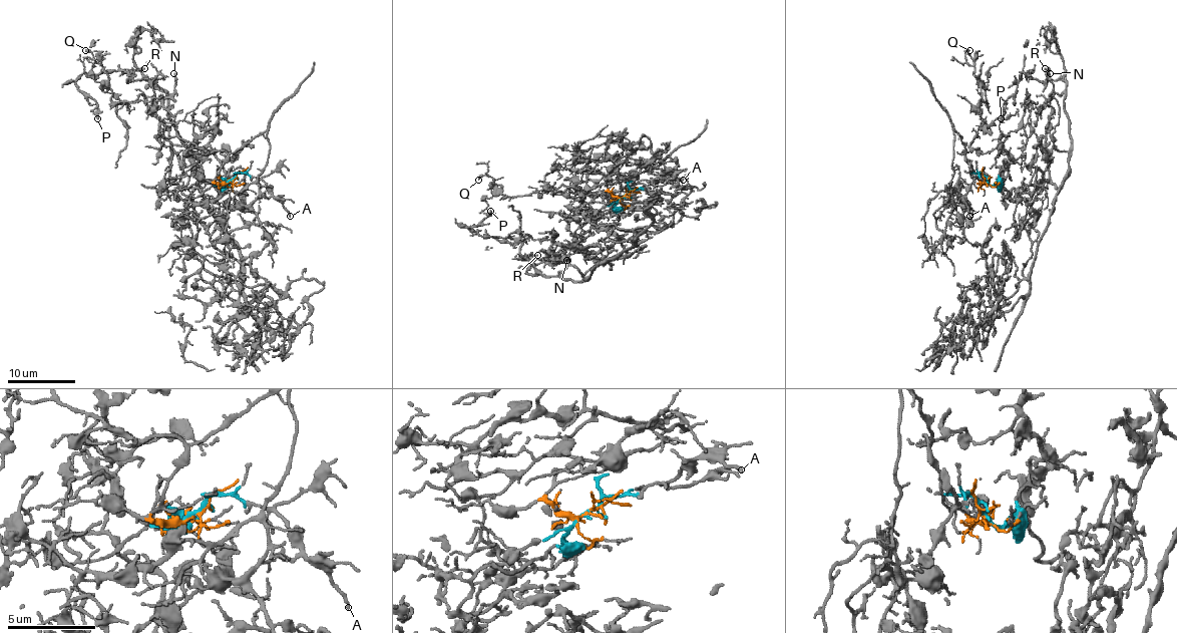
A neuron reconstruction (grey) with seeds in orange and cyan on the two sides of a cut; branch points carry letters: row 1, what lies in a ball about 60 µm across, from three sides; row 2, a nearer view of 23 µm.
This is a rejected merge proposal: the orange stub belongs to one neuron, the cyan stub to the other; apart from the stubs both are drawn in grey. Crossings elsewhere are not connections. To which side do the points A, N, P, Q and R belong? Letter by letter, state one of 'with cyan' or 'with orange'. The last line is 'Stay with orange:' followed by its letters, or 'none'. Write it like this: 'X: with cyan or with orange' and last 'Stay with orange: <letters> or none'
A: with cyan
N: with cyan
P: with cyan
Q: with orange
R: with cyan
Stay with orange: Q

